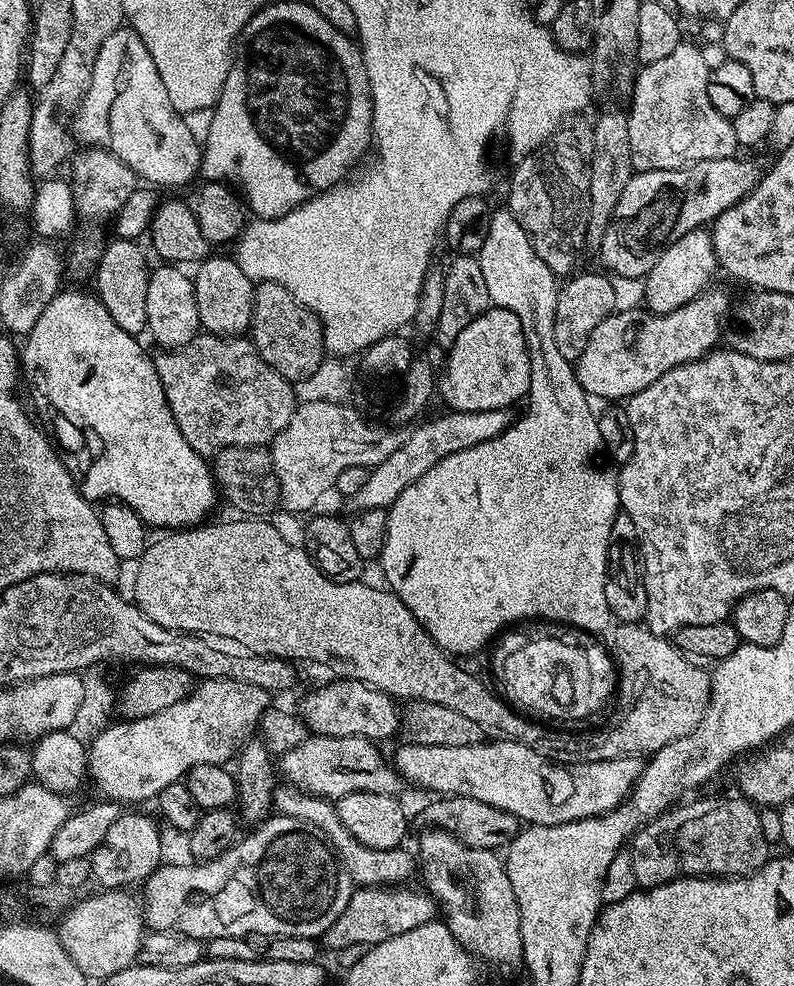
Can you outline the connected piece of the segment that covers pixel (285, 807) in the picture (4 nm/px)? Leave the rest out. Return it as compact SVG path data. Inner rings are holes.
M280 786L276 789L274 808L281 816L298 818L310 826L317 828L324 835L325 840L332 847L333 854L338 857L340 864L350 874L353 885L361 888L379 888L381 886L404 886L418 868L415 855L407 852L407 847L391 848L390 850L374 850L370 846L362 846L346 830L344 823L338 818L336 806L333 801L324 799L323 796L311 796L309 792L302 792L291 786Z

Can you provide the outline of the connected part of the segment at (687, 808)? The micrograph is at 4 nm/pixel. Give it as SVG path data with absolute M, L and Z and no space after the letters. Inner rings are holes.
M736 794L732 797L708 796L705 800L691 800L684 802L689 804L681 803L654 817L632 837L630 851L634 862L634 878L641 889L647 890L671 880L678 880L682 876L751 876L763 864L768 863L770 845L766 834L762 834L762 818L757 805Z

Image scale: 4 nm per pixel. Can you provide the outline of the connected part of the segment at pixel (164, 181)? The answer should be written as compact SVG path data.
M130 26L114 30L114 34L110 34L110 38L102 42L102 50L98 50L98 58L94 62L94 74L80 101L80 107L74 113L74 119L76 121L71 121L70 131L81 145L113 152L118 158L122 158L122 162L126 162L126 166L130 166L130 170L136 172L145 185L155 186L157 189L180 188L200 176L201 141L198 136L196 140L191 126L187 124L188 120L170 102L154 58L146 50L142 38L138 38L138 34Z

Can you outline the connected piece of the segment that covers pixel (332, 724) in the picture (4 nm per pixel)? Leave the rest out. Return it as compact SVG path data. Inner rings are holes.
M332 678L329 684L306 693L298 707L298 715L309 733L317 736L361 736L373 742L388 740L399 733L400 713L397 701L382 690L343 678Z

